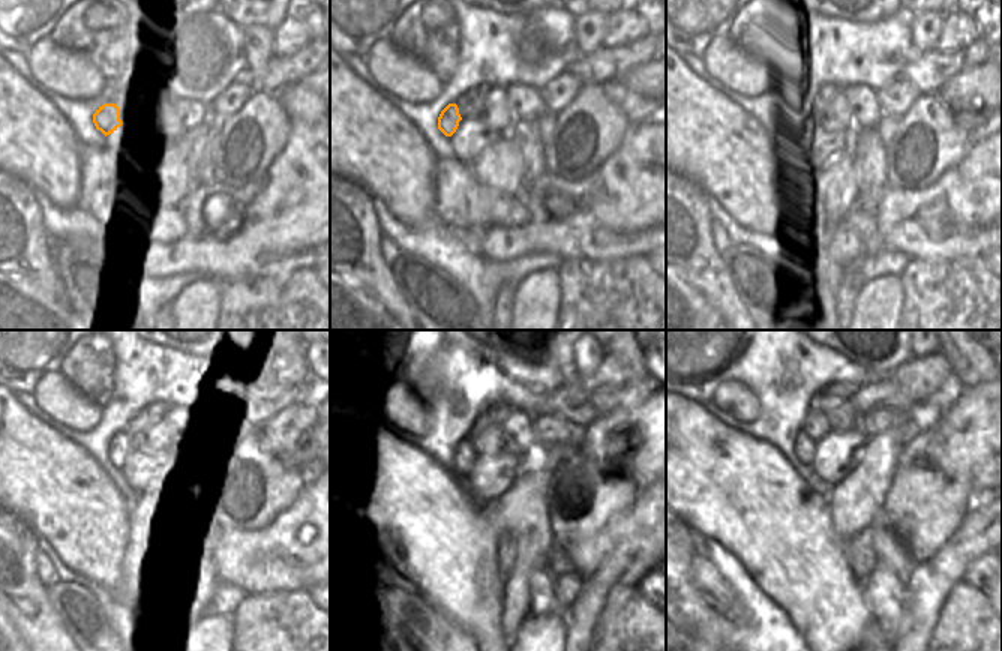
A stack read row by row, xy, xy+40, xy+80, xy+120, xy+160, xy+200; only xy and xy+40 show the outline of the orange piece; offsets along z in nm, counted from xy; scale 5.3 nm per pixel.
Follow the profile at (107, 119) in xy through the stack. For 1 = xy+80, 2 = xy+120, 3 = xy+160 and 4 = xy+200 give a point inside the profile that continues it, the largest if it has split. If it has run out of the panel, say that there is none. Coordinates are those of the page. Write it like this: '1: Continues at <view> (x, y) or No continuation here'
1: Continues at xy+80 (788, 113)
2: Continues at xy+120 (119, 446)
3: Continues at xy+160 (464, 455)
4: Continues at xy+200 (804, 447)

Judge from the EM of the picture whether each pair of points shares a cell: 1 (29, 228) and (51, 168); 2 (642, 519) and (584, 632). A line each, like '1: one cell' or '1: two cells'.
1: two cells
2: one cell

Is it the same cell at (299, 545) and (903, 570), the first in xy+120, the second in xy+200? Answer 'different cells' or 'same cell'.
different cells

